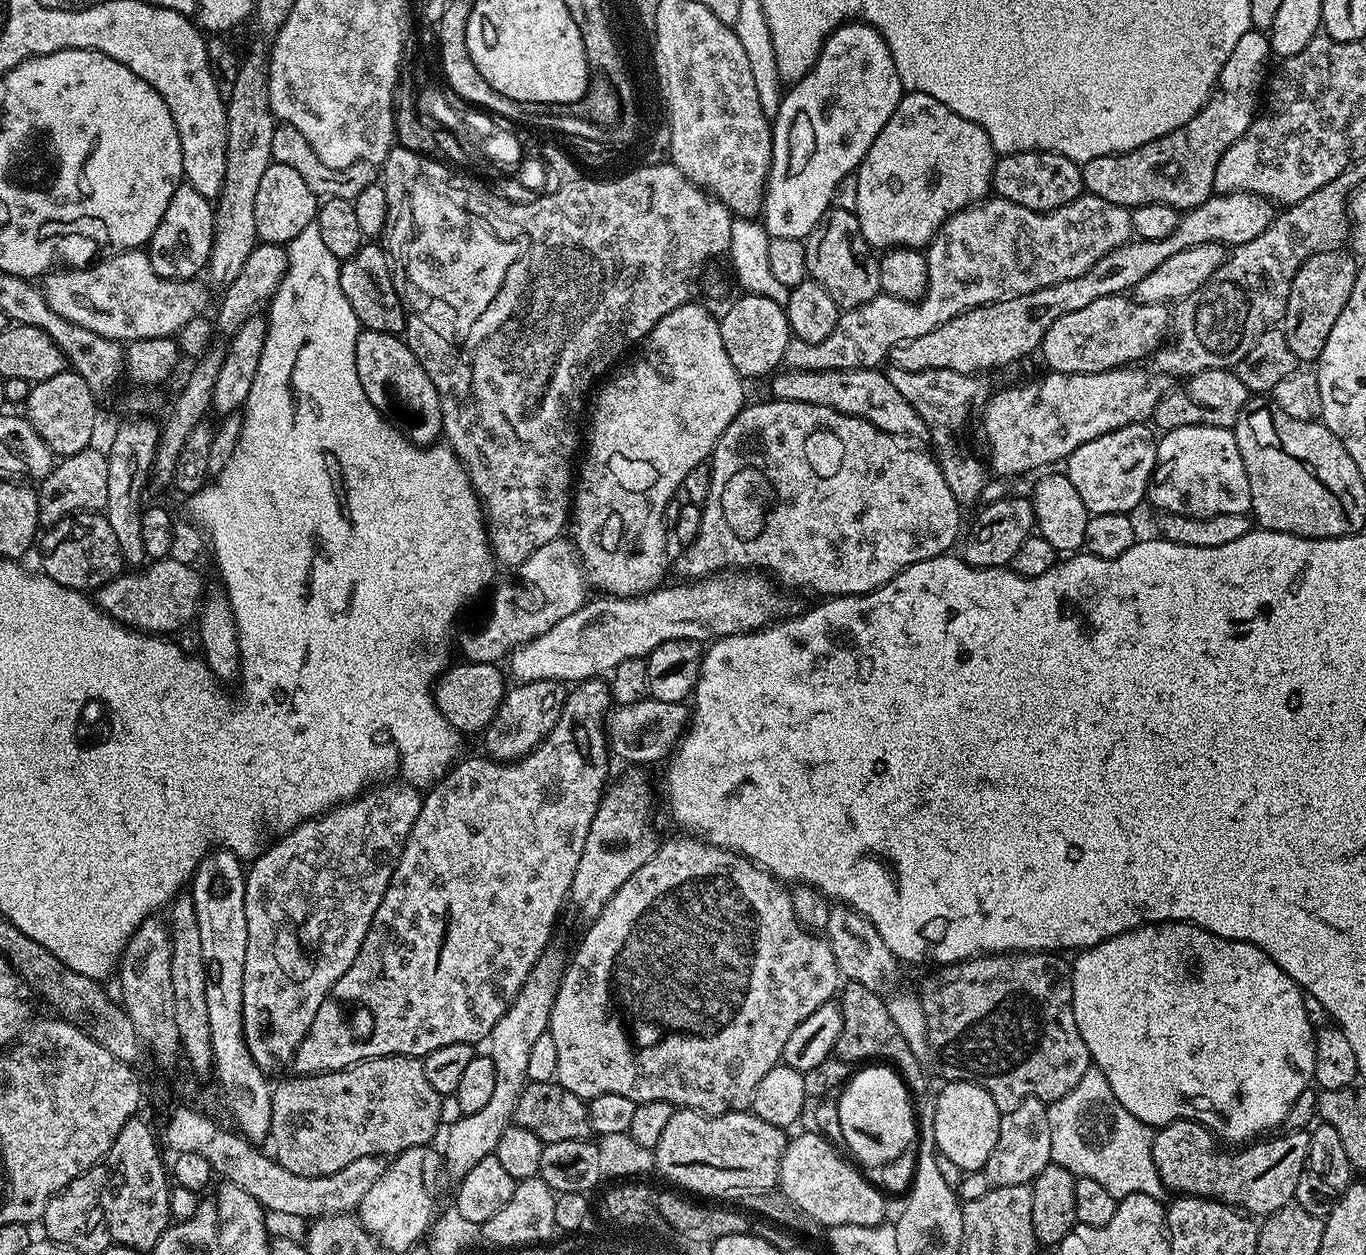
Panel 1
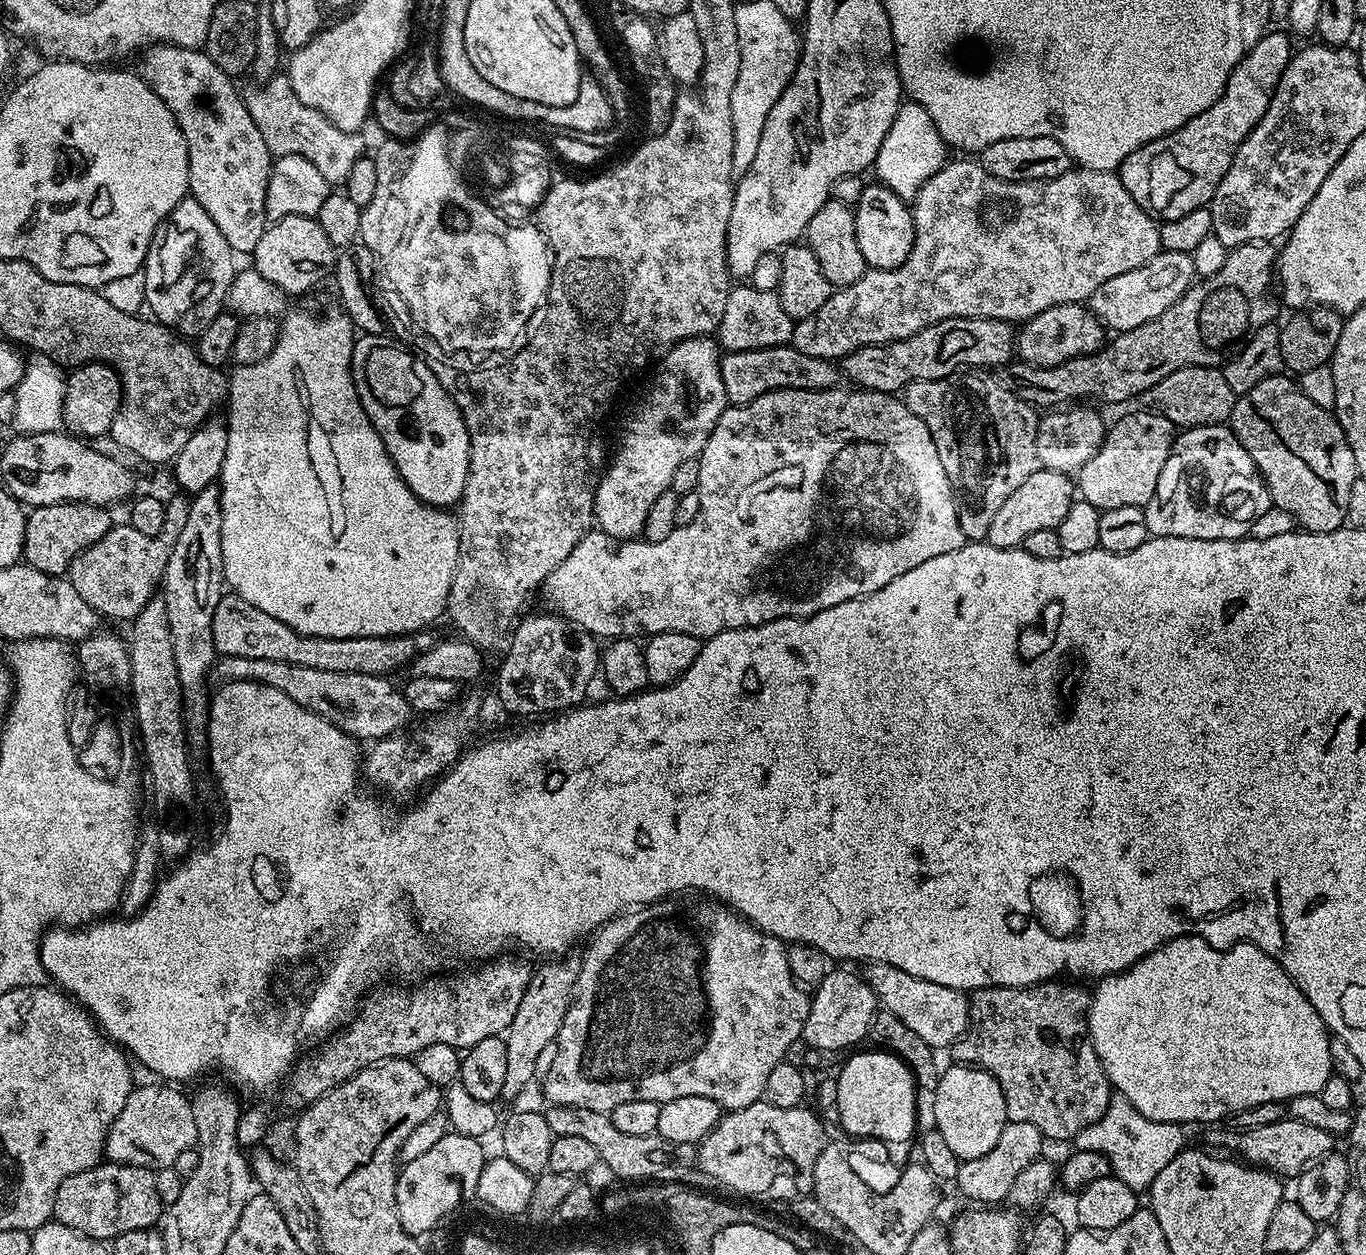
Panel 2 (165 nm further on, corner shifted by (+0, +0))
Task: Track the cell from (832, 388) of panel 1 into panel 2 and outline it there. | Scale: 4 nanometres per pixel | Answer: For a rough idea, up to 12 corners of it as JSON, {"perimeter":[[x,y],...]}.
{"perimeter":[[788,344],[724,352],[728,403],[778,390],[826,392],[833,361]]}

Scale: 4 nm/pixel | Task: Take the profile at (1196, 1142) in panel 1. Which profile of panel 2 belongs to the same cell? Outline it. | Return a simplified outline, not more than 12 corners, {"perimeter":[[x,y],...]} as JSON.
{"perimeter":[[1285,1118],[1261,1128],[1211,1129],[1249,1165],[1299,1177],[1334,1138]]}

